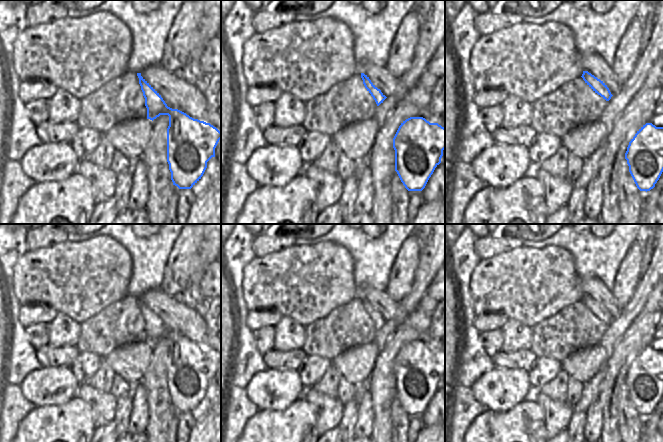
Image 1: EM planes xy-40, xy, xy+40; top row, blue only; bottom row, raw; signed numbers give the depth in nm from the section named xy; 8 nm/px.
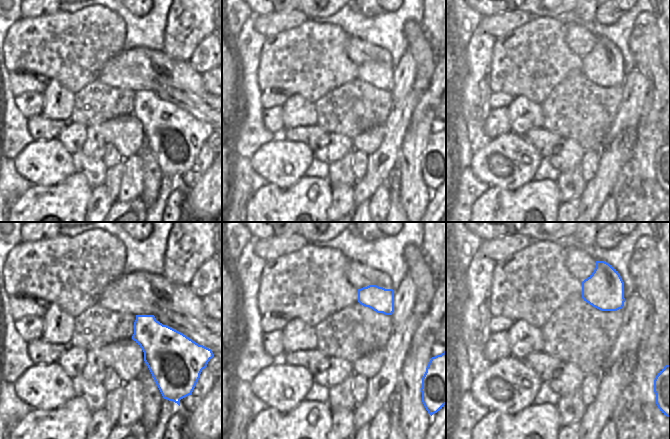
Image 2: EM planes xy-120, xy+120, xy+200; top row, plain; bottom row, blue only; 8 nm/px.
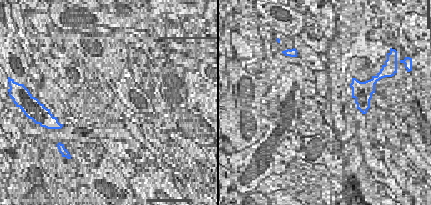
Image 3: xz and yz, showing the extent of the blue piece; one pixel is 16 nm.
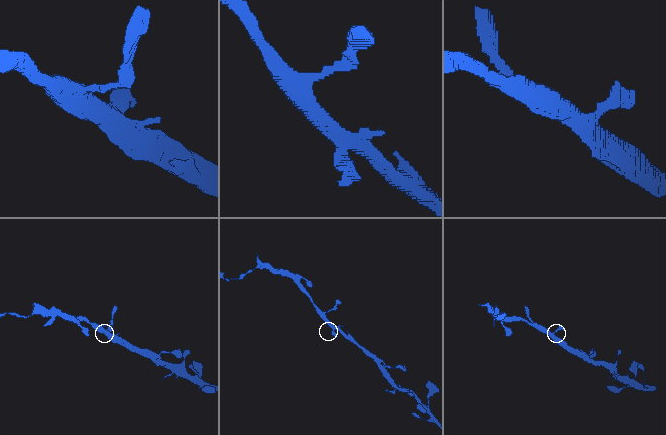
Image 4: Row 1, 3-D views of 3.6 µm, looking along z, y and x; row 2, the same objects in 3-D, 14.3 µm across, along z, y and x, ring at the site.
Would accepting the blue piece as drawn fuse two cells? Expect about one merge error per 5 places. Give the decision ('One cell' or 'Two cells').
One cell.

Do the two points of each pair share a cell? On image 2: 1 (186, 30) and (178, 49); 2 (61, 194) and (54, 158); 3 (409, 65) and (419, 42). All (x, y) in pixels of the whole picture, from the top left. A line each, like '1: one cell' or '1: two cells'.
1: one cell
2: two cells
3: two cells

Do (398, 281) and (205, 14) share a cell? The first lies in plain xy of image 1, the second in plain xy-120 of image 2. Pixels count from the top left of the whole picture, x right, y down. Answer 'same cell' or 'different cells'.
same cell

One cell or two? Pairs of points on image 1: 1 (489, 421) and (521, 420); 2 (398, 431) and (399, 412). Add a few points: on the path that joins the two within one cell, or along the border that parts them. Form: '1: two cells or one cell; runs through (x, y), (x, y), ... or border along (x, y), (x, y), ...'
1: one cell; runs through (497, 421), (513, 421)
2: one cell; runs through (399, 426), (399, 417)

